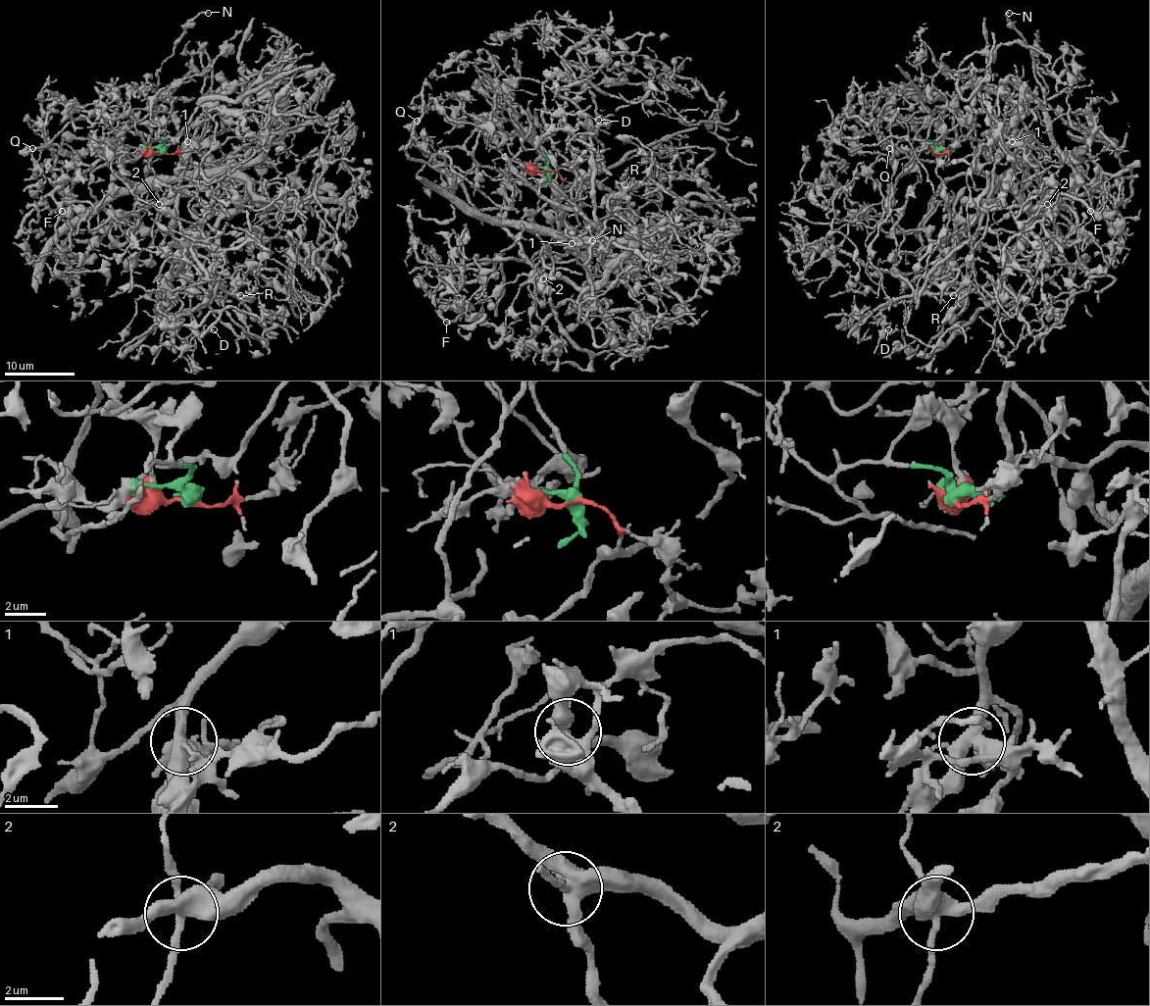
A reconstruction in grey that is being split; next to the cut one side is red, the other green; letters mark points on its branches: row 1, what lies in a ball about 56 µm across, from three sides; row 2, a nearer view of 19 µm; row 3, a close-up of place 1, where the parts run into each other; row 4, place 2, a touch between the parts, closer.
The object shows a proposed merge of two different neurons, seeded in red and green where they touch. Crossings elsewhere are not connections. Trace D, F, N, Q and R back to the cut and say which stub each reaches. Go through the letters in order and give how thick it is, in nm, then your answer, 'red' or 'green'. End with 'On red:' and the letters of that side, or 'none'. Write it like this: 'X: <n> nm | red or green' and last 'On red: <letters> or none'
D: 160 nm | red
F: 140 nm | green
N: 200 nm | green
Q: 240 nm | green
R: 200 nm | green
On red: D

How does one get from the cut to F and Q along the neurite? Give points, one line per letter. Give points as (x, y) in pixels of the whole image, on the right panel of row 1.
F: (939, 153), (896, 144), (971, 154), (1022, 200), (1027, 243), (1078, 179), (1091, 211)
Q: (939, 153), (916, 136), (931, 123), (909, 123), (889, 109), (896, 123), (914, 119), (922, 142), (889, 147)

